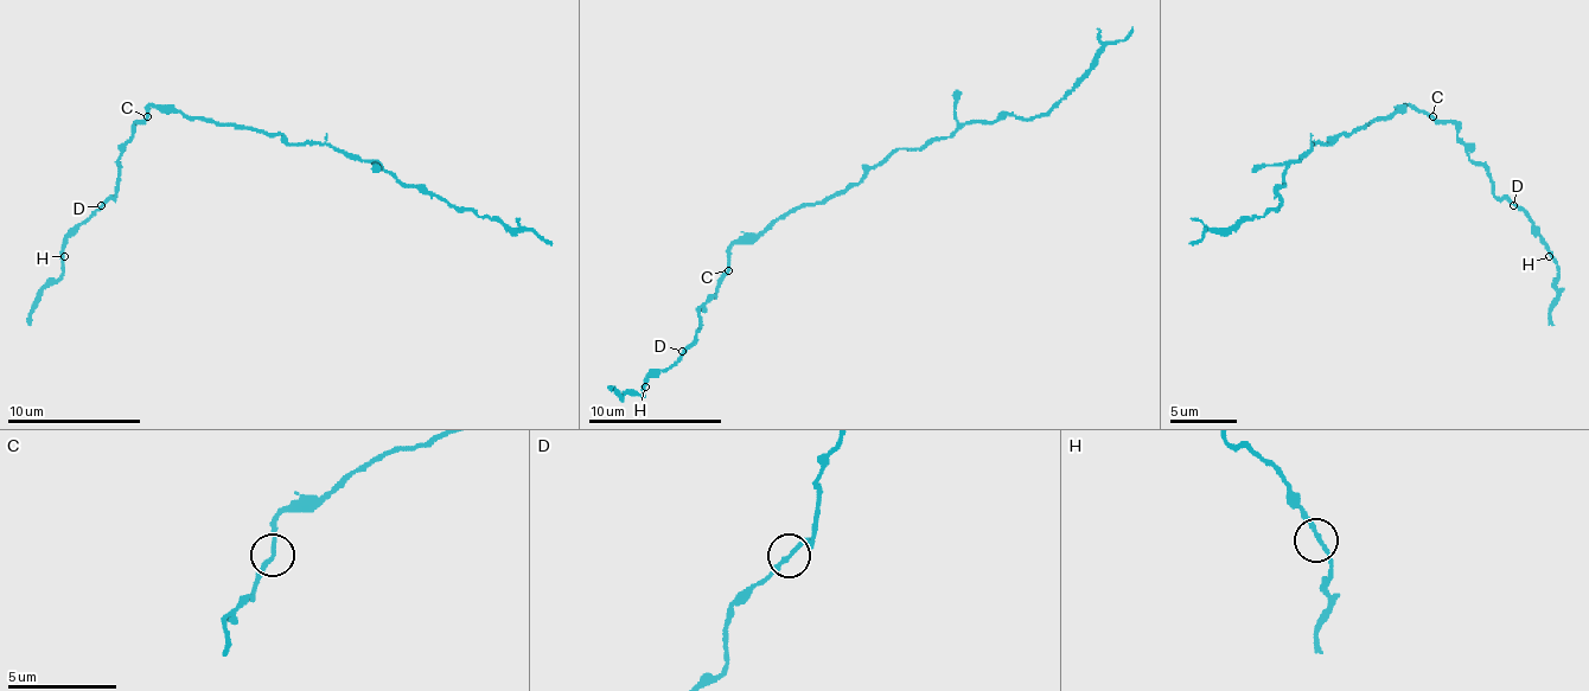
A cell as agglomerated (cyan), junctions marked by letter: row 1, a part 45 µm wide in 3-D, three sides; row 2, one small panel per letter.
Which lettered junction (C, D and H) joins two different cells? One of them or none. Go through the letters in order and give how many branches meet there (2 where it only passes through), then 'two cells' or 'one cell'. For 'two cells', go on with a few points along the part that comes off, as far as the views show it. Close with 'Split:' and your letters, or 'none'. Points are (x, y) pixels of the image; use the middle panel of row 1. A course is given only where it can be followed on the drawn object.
C: 2 | one cell
D: 2 | one cell
H: 2 | one cell
Split: none

